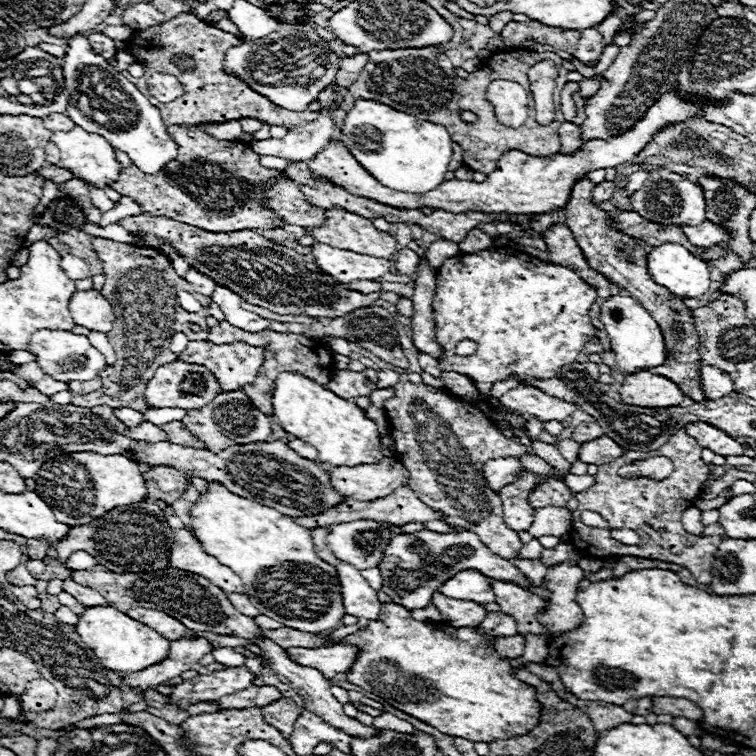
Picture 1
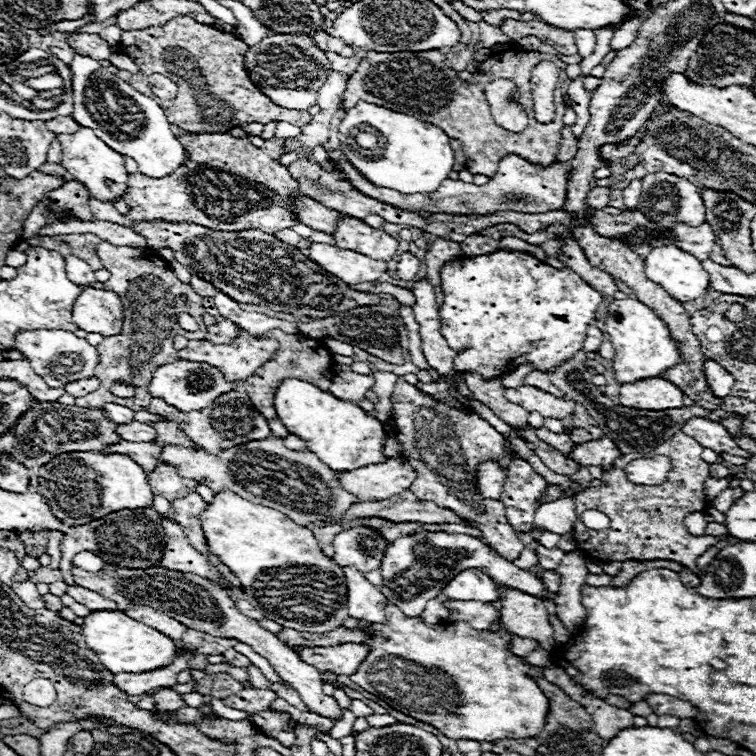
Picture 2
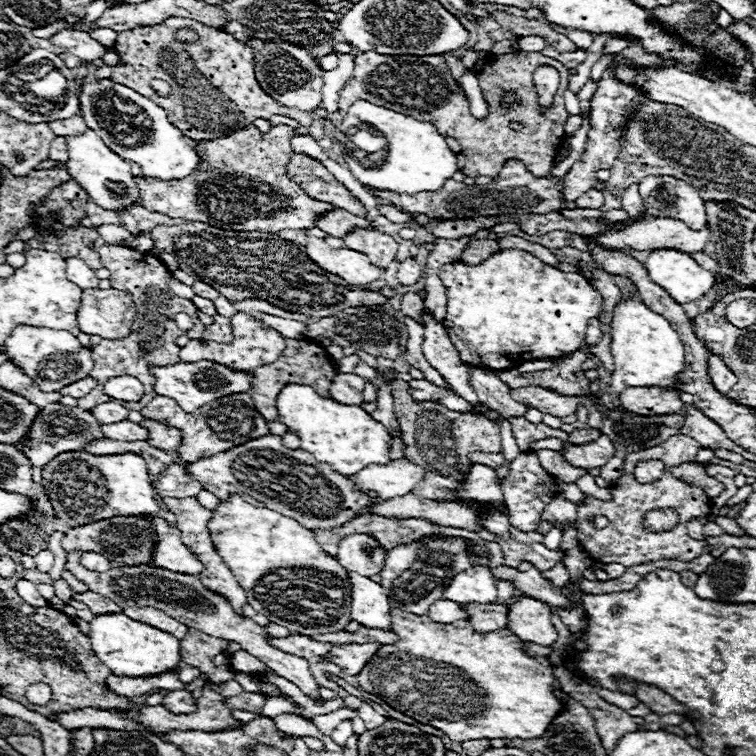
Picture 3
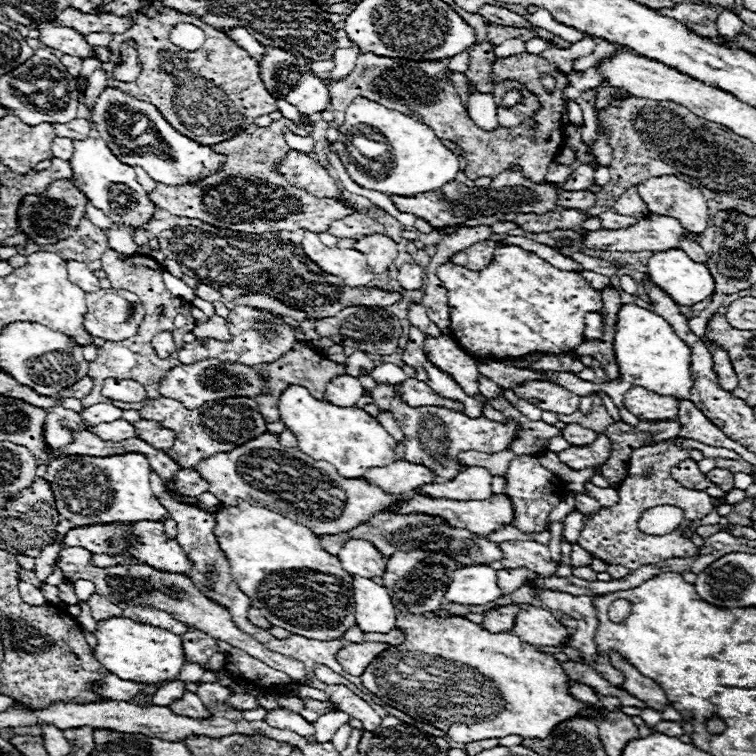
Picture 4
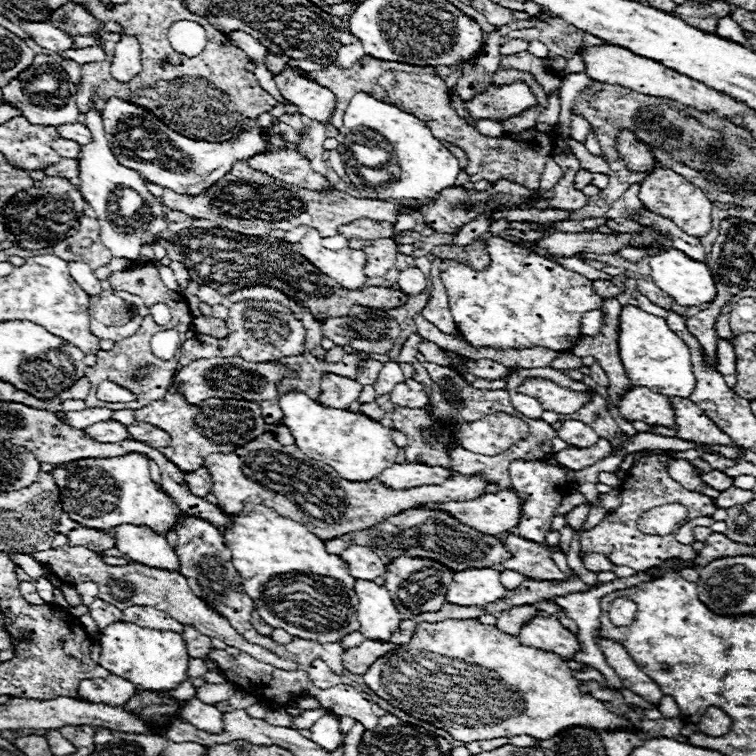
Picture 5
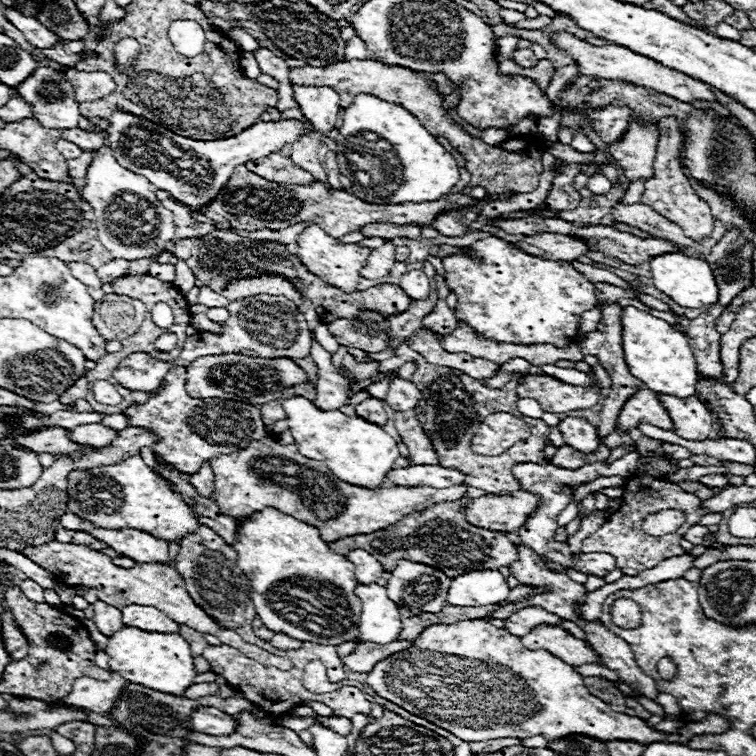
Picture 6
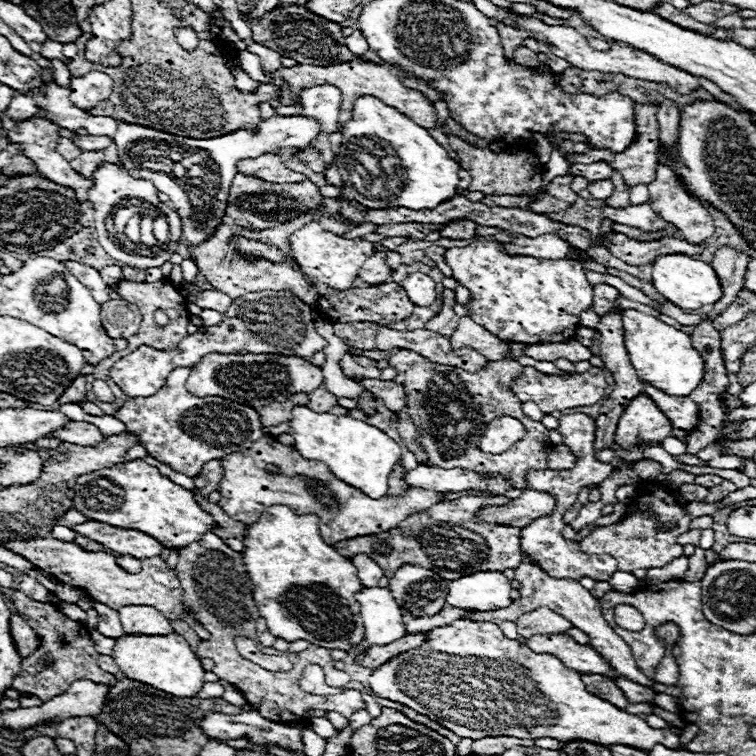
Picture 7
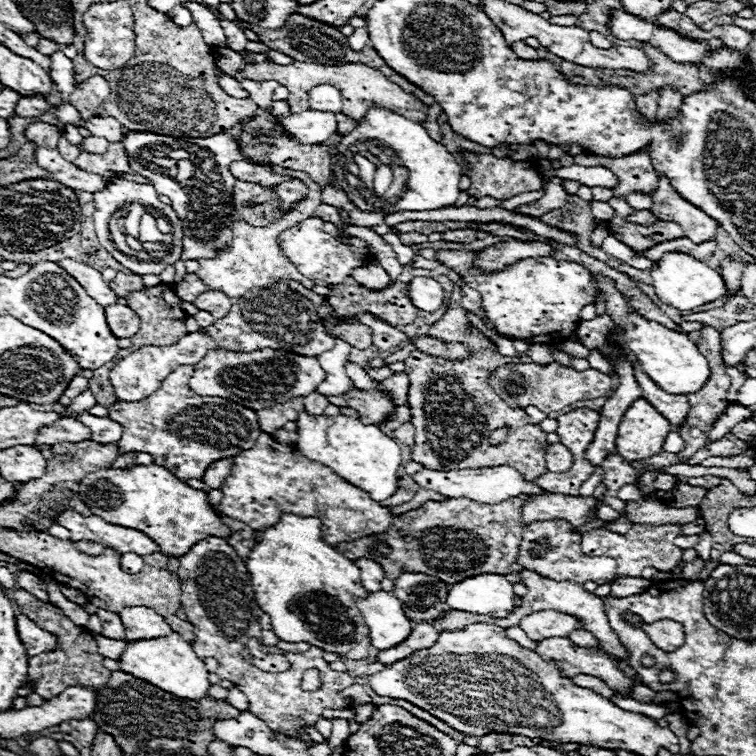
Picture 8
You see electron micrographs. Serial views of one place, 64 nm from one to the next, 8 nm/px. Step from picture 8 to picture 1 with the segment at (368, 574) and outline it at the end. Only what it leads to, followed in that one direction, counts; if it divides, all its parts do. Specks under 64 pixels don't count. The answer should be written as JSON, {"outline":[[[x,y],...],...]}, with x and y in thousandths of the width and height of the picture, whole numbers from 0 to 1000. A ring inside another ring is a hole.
{"outline":[[[471,688],[471,690],[460,690],[460,693],[439,693],[437,698],[439,698],[439,704],[434,706],[434,725],[439,725],[439,733],[450,743],[466,746],[476,754],[495,751],[497,746],[503,746],[503,741],[508,735],[508,725],[513,722],[513,714],[519,712],[519,706],[497,688]]]}

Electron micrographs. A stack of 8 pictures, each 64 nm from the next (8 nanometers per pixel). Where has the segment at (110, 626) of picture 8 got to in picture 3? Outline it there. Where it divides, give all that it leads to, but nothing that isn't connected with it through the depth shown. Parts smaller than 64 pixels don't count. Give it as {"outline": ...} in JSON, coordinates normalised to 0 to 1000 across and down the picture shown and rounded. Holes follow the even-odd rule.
{"outline":[[[111,783],[111,786],[98,786],[98,794],[103,796],[111,796],[124,815],[135,815],[135,812],[153,812],[153,810],[161,810],[159,802],[153,796],[148,796],[146,791],[140,788],[132,788],[127,783]]]}

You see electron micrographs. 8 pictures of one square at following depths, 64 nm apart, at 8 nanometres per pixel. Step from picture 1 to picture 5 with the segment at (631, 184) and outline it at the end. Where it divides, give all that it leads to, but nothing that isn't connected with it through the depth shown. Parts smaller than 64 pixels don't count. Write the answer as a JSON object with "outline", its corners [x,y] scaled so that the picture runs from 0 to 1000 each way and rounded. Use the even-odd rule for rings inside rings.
{"outline":[[[836,243],[812,270],[810,270],[807,278],[799,284],[799,291],[812,290],[816,287],[833,287],[847,279],[847,275],[852,275],[852,270],[847,267],[844,262],[844,249],[847,243]]]}

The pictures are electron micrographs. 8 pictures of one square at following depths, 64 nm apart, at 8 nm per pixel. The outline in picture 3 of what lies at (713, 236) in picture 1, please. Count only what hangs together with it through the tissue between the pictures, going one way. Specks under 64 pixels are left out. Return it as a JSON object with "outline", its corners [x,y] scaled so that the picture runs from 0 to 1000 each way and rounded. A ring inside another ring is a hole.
{"outline":[[[857,286],[849,288],[844,294],[839,294],[836,299],[825,302],[825,304],[804,304],[804,307],[794,307],[786,312],[786,317],[794,325],[802,328],[820,328],[820,331],[865,331],[865,328],[894,328],[902,333],[923,333],[931,331],[937,317],[939,317],[939,307],[937,302],[929,304],[913,304],[907,302],[905,294],[892,291],[892,288],[870,288],[870,286]]]}

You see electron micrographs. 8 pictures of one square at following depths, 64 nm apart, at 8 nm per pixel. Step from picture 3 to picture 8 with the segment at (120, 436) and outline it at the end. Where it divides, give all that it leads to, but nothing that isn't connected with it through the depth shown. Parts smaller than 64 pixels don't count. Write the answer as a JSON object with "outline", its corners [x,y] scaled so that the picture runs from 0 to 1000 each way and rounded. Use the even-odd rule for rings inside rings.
{"outline":[[[79,553],[66,563],[53,566],[48,577],[48,590],[71,590],[82,585],[108,585],[119,579],[119,569],[98,556],[98,553]]]}

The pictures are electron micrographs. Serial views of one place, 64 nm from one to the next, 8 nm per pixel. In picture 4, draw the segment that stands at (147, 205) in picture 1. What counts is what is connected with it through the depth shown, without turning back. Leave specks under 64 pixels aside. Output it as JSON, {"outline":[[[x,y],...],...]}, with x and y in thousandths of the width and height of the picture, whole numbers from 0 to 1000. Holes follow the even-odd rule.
{"outline":[[[365,159],[354,169],[339,169],[331,175],[317,175],[304,185],[283,190],[286,201],[302,206],[302,217],[288,233],[275,233],[262,243],[246,246],[220,246],[206,243],[206,254],[198,254],[201,267],[222,278],[225,283],[243,288],[262,288],[286,302],[302,302],[310,307],[368,307],[368,304],[410,304],[434,307],[442,291],[458,288],[474,280],[466,270],[452,270],[439,262],[418,262],[378,241],[373,230],[365,228],[365,214],[381,204],[381,190],[373,180],[373,167],[381,159]]]}

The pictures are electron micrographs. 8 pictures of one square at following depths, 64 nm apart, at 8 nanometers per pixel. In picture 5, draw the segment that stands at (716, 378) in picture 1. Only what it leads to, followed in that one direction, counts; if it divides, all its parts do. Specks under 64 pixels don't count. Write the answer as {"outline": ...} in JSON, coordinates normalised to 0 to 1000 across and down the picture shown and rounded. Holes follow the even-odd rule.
{"outline":[[[950,450],[950,492],[966,513],[974,508],[974,468],[966,450]]]}

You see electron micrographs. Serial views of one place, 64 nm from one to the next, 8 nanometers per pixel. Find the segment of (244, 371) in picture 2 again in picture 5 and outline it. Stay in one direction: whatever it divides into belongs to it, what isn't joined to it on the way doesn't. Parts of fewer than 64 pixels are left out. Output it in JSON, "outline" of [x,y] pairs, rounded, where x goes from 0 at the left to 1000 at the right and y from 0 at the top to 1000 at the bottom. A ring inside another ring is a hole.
{"outline":[[[323,397],[310,399],[304,405],[304,418],[299,423],[302,444],[299,447],[283,447],[259,442],[257,447],[246,450],[238,460],[235,481],[246,484],[262,474],[280,474],[280,471],[320,471],[331,479],[362,479],[376,471],[394,471],[397,466],[405,466],[405,437],[399,426],[389,418],[384,407],[376,407],[365,399],[352,397]]]}

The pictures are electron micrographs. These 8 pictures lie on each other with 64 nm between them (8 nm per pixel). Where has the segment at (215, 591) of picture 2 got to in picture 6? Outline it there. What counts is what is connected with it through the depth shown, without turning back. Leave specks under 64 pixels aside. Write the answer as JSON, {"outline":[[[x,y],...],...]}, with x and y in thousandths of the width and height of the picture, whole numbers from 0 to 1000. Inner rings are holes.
{"outline":[[[66,717],[66,720],[56,720],[56,722],[34,722],[26,728],[32,735],[37,735],[42,743],[48,743],[53,751],[69,757],[74,765],[79,765],[85,772],[95,772],[95,775],[119,775],[127,780],[130,794],[151,802],[151,804],[164,804],[164,802],[183,799],[194,802],[206,802],[212,804],[220,815],[228,815],[228,820],[238,823],[238,825],[254,825],[254,831],[259,831],[262,836],[275,836],[288,841],[296,852],[315,857],[317,862],[323,862],[323,868],[349,878],[349,881],[362,881],[370,886],[384,886],[389,878],[378,870],[362,868],[336,852],[323,849],[312,836],[307,833],[294,833],[278,815],[272,815],[249,788],[243,767],[238,765],[238,759],[233,757],[230,749],[222,746],[204,746],[204,743],[190,743],[183,746],[177,751],[159,751],[153,746],[148,746],[148,738],[119,728],[114,722],[106,720],[85,720],[85,717]]]}

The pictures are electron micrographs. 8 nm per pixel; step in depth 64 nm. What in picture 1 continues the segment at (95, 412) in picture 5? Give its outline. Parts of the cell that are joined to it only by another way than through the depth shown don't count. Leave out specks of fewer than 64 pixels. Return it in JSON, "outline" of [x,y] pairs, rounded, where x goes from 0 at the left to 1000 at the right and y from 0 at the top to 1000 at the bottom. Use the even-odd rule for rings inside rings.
{"outline":[[[151,540],[151,550],[153,550],[161,561],[167,561],[169,566],[190,558],[190,556],[188,556],[188,548],[180,545],[180,542],[175,542],[175,540]]]}

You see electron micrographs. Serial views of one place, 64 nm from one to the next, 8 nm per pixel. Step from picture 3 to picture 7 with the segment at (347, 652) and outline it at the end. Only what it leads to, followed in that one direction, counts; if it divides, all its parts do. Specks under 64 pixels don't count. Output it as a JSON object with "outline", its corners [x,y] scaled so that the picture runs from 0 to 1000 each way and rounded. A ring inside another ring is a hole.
{"outline":[[[553,836],[553,839],[537,839],[534,844],[513,852],[513,854],[489,854],[487,860],[479,860],[474,865],[474,876],[487,881],[487,884],[500,884],[503,878],[511,878],[513,873],[545,860],[545,857],[553,857],[561,847],[566,847],[563,836]]]}

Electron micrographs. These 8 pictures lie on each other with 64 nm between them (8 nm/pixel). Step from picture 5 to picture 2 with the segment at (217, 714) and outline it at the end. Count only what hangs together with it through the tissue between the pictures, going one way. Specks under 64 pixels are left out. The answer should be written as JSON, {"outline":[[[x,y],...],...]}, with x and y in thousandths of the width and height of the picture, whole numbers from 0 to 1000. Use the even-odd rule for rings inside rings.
{"outline":[[[212,910],[212,915],[204,915],[204,923],[206,923],[206,937],[212,937],[212,939],[233,942],[238,937],[246,937],[241,918],[222,913],[222,910]]]}

